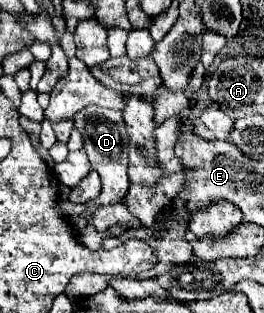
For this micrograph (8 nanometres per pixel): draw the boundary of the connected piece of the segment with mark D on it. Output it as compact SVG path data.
M87 105L87 109L81 109L79 113L75 113L73 121L75 121L75 129L83 135L83 141L85 141L83 149L89 155L89 163L101 175L101 183L103 183L101 195L95 201L91 201L87 205L65 203L65 213L69 213L71 217L73 215L77 217L77 215L93 211L93 209L97 209L101 205L121 201L131 183L129 183L129 177L127 177L127 163L129 163L127 161L127 145L129 145L129 137L127 137L121 113L113 111L113 109L103 109L99 105Z

